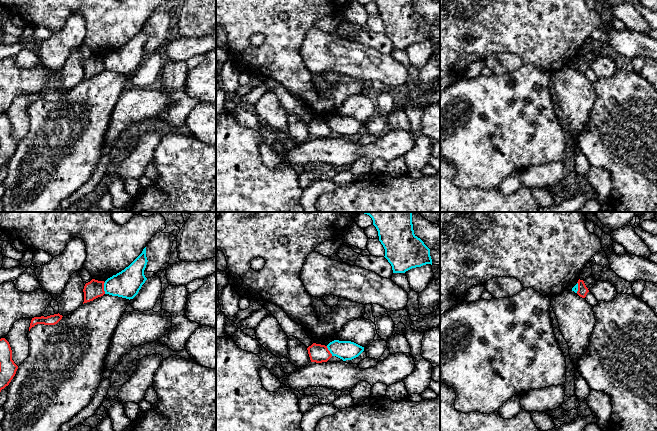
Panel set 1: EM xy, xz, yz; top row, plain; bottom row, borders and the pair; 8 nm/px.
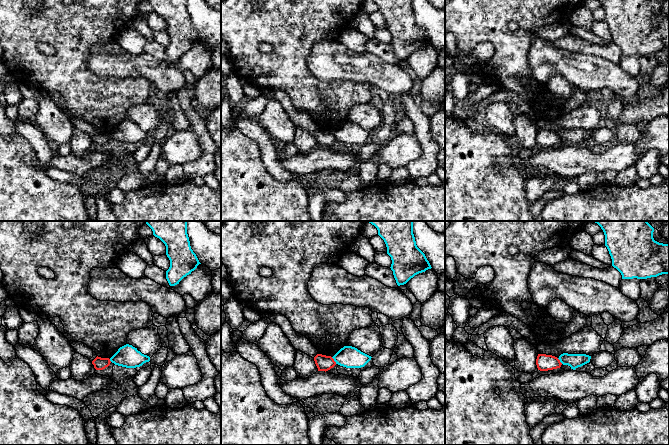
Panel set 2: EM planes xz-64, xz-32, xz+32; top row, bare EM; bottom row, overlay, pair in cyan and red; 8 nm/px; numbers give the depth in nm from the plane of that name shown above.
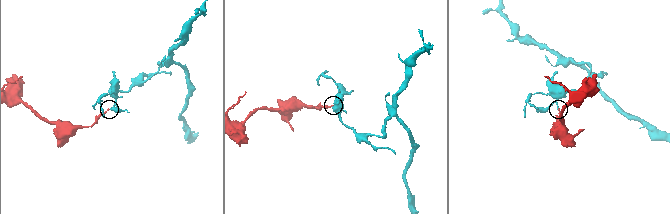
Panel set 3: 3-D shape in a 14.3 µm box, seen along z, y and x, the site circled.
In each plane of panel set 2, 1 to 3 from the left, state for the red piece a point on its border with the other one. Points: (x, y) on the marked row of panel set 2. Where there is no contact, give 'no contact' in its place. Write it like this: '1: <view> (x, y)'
1: xz-64 (110, 360)
2: xz-32 (334, 360)
3: xz+32 (560, 361)

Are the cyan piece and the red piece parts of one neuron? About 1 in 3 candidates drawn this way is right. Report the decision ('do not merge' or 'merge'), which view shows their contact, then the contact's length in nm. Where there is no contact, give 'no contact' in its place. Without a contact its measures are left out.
do not merge | xy | 100 nm

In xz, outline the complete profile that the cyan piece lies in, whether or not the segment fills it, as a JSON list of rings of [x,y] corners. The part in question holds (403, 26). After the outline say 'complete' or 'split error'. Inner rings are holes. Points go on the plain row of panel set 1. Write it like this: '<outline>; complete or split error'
[[[373,0],[393,49],[432,41],[430,25],[414,10],[413,0]]]; complete

